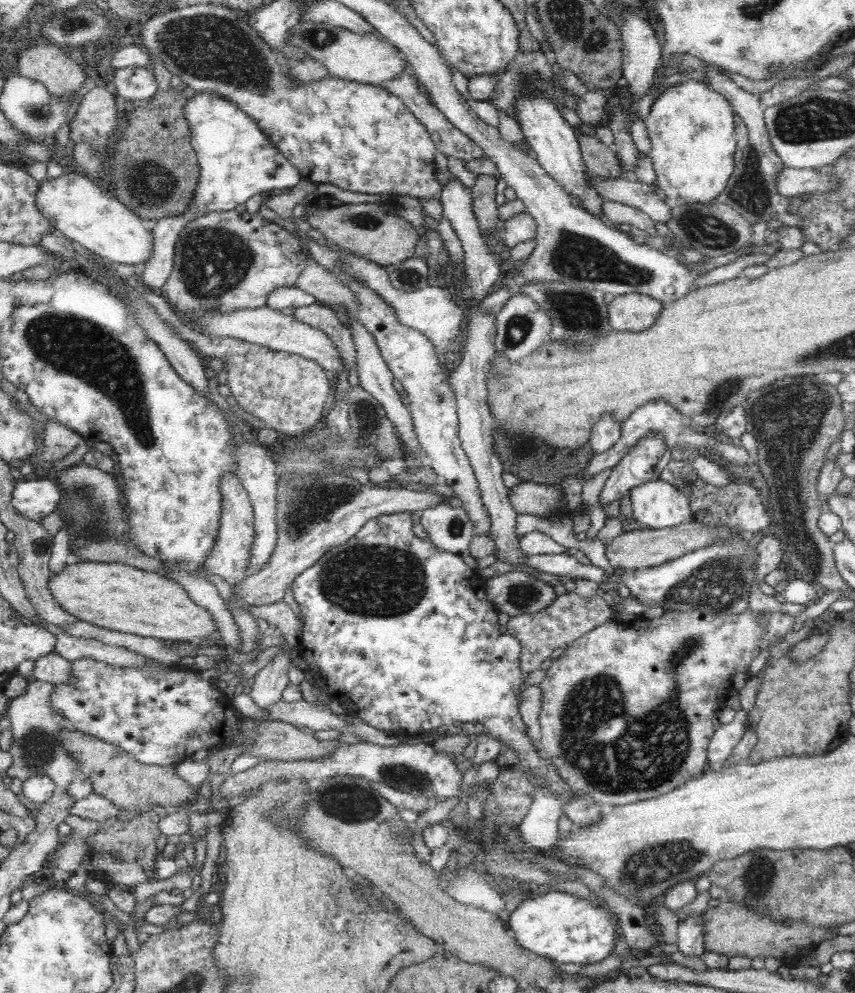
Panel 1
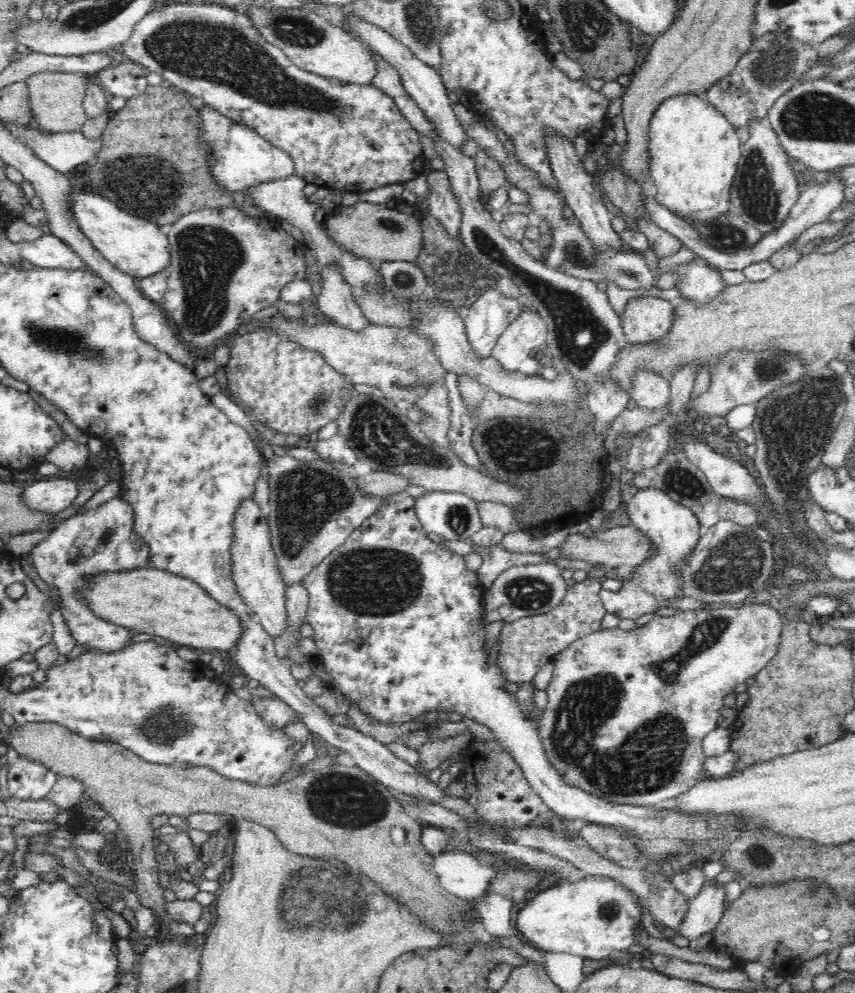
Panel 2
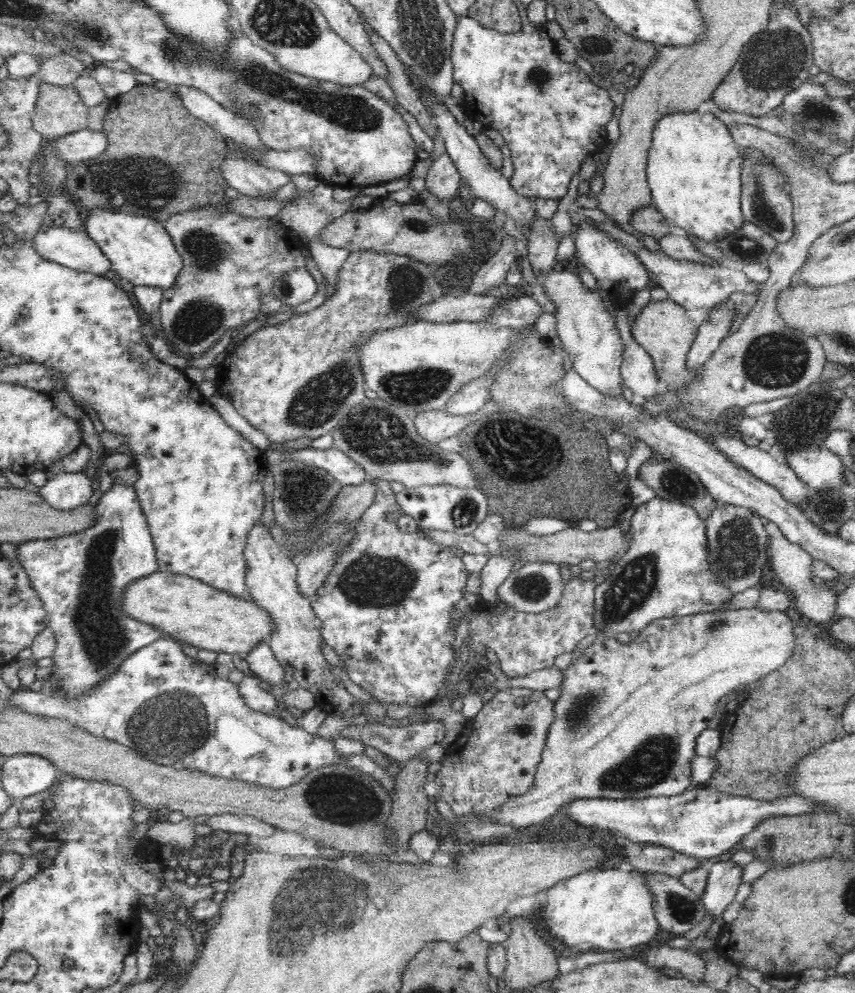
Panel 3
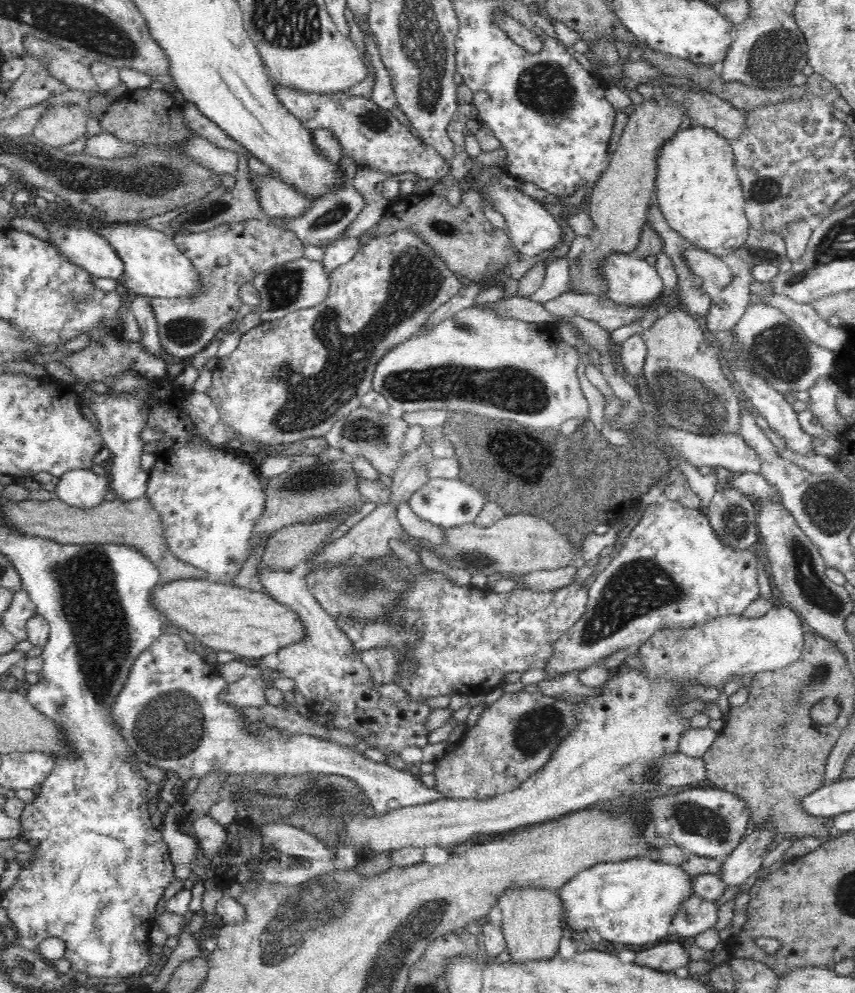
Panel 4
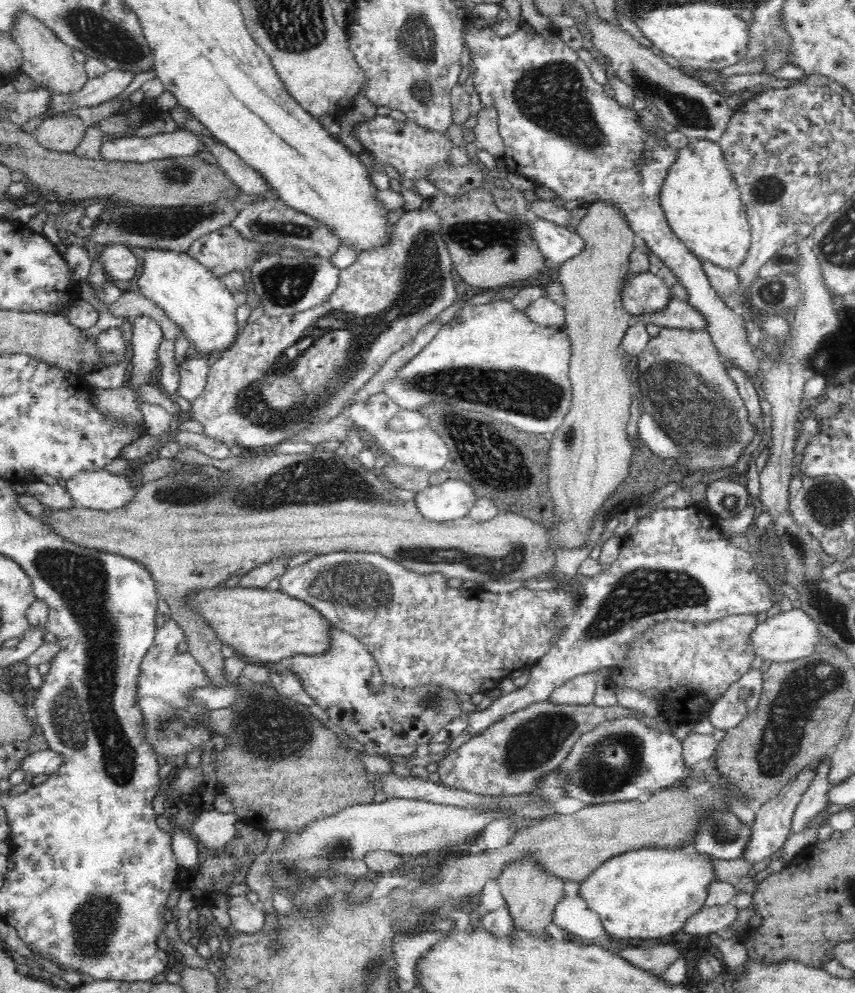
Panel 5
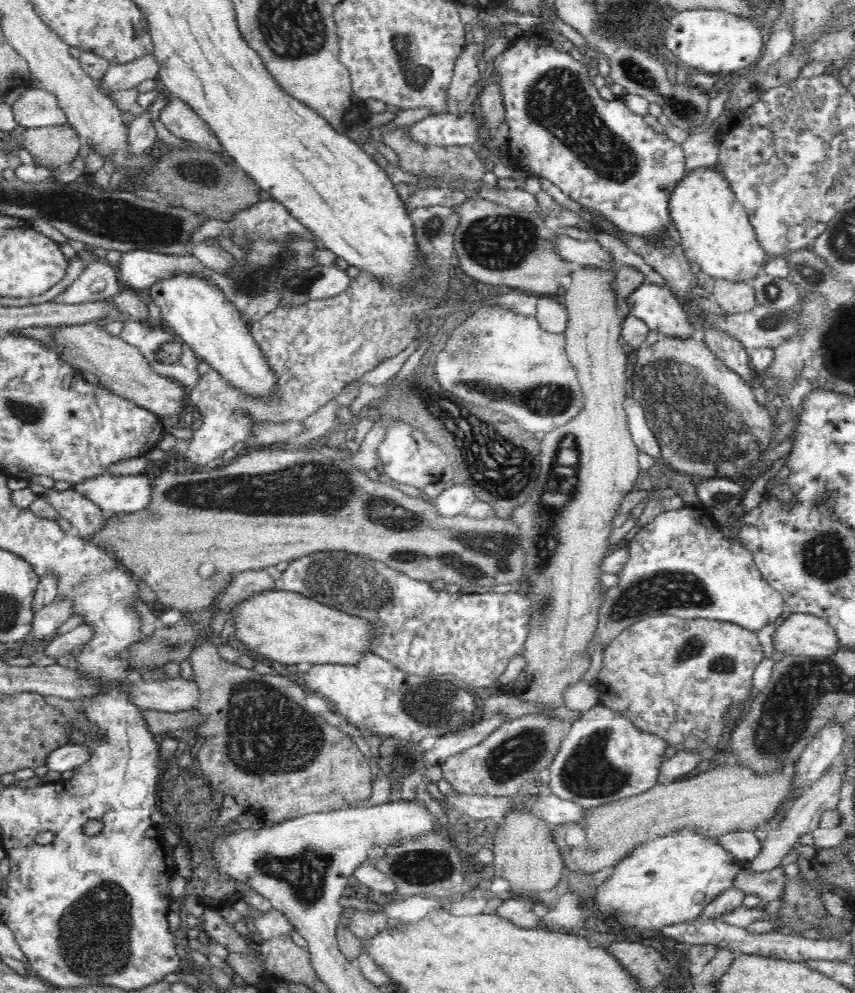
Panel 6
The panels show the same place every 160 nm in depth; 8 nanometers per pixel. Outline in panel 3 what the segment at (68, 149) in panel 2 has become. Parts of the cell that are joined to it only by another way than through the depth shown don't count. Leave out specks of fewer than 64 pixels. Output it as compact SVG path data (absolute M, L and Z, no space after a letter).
M88 128L54 140L52 143L61 156L60 161L66 165L101 156L110 146L108 135L104 130L91 131Z

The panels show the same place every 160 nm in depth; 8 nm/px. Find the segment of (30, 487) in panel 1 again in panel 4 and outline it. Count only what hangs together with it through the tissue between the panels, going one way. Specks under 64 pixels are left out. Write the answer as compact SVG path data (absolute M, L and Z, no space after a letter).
M71 470L59 478L55 492L58 499L76 508L95 508L106 503L111 492L110 476L90 470Z

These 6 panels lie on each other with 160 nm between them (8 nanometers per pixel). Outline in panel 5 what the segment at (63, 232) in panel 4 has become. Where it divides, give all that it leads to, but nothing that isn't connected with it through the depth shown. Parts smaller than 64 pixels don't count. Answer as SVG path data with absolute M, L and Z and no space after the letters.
M112 245L99 247L99 261L103 264L108 276L116 280L132 280L141 268L141 260L136 258L132 250L125 246Z

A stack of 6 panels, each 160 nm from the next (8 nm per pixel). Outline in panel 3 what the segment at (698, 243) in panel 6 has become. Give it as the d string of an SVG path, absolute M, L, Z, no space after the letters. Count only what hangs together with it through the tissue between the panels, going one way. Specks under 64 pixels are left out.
M698 110L694 112L678 112L678 114L666 116L657 122L652 136L652 144L649 149L649 158L647 162L647 181L651 188L654 206L665 216L671 225L684 228L687 234L694 236L697 240L703 240L706 243L714 243L724 239L734 232L738 232L742 228L742 224L747 220L742 212L742 164L744 160L741 158L741 148L735 143L731 137L727 126L711 112L700 113Z

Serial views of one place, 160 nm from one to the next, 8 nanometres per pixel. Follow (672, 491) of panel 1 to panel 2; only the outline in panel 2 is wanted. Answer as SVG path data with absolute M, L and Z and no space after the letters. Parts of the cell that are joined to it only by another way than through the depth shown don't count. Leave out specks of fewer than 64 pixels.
M657 488L639 489L628 503L631 524L646 536L651 544L651 554L634 570L618 592L601 589L599 597L608 614L614 614L620 620L638 620L646 614L654 614L658 610L670 608L672 600L686 598L683 571L690 565L694 550L701 540L701 522L693 511L670 499L665 492Z

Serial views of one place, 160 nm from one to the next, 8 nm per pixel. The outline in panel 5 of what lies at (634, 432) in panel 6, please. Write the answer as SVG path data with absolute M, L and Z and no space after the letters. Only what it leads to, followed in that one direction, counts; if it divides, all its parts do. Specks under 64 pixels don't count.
M641 408L638 416L639 437L650 448L657 460L664 458L676 458L681 455L679 448L670 440L670 437L660 428L654 417Z

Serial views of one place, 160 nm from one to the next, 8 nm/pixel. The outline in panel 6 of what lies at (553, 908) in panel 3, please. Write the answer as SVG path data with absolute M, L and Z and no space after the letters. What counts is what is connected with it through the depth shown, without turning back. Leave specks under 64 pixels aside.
M681 828L668 836L638 845L630 855L624 856L614 872L595 887L592 898L598 910L607 917L616 919L620 928L637 929L642 932L652 932L664 925L678 924L702 916L704 907L722 892L734 887L738 872L742 872L745 862L738 859L733 852L728 851L719 843L717 837L699 833L694 829Z

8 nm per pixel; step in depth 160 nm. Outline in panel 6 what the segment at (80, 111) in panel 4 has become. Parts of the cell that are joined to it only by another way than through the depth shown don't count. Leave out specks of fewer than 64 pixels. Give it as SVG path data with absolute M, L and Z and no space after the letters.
M71 124L25 128L19 141L28 150L36 168L59 172L75 162L80 152L80 140Z

